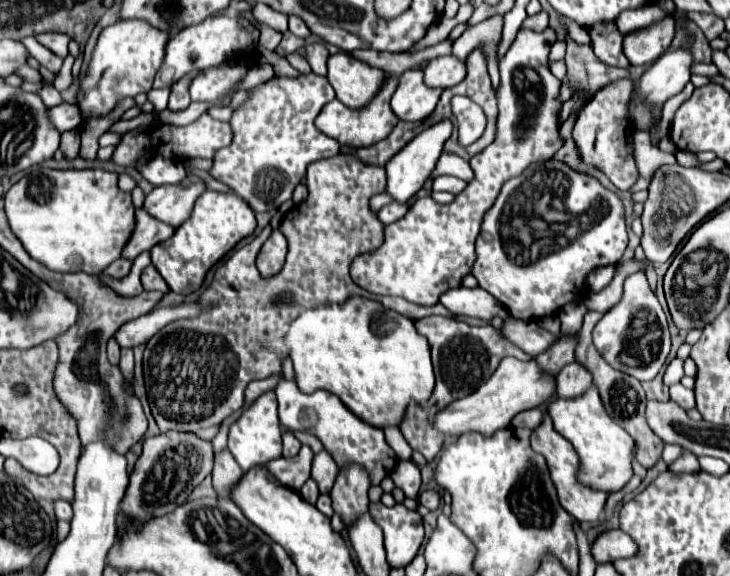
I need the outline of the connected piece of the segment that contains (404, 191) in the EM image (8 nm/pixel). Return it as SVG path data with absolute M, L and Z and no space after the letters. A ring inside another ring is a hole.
M440 120L438 124L432 124L430 128L422 130L410 144L406 144L404 150L394 154L390 162L386 162L386 174L388 174L388 188L386 192L394 196L396 202L408 202L428 180L432 174L442 150L444 142L452 136L452 122L450 120Z

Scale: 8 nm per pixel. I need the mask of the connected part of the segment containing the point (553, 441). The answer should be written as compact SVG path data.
M546 414L544 420L540 422L540 426L536 426L532 430L532 436L530 436L530 444L532 444L532 450L542 454L548 462L548 470L550 470L550 478L556 486L556 492L558 492L558 500L560 500L560 506L570 514L574 516L578 522L598 522L600 520L600 514L602 514L602 508L606 504L606 492L594 492L590 490L588 486L582 486L578 480L576 480L576 472L578 472L578 456L572 448L572 444L554 430L552 426L552 420L550 416Z

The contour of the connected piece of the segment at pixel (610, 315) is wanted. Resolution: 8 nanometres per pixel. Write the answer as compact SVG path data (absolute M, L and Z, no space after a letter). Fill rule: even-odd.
M636 272L624 280L624 292L620 302L612 306L594 326L592 340L596 350L614 370L630 374L640 382L652 380L660 372L670 352L670 332L666 314L662 312L662 306L646 280L646 274Z

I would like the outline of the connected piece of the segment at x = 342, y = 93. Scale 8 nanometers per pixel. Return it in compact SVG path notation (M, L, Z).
M338 52L328 58L328 82L336 90L336 98L346 106L360 110L380 92L386 80L384 70L372 68L362 60L352 58L346 52Z

